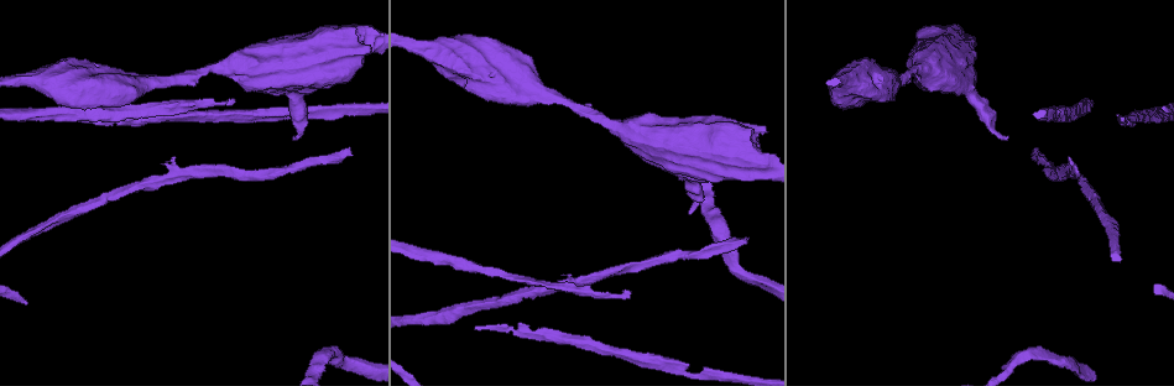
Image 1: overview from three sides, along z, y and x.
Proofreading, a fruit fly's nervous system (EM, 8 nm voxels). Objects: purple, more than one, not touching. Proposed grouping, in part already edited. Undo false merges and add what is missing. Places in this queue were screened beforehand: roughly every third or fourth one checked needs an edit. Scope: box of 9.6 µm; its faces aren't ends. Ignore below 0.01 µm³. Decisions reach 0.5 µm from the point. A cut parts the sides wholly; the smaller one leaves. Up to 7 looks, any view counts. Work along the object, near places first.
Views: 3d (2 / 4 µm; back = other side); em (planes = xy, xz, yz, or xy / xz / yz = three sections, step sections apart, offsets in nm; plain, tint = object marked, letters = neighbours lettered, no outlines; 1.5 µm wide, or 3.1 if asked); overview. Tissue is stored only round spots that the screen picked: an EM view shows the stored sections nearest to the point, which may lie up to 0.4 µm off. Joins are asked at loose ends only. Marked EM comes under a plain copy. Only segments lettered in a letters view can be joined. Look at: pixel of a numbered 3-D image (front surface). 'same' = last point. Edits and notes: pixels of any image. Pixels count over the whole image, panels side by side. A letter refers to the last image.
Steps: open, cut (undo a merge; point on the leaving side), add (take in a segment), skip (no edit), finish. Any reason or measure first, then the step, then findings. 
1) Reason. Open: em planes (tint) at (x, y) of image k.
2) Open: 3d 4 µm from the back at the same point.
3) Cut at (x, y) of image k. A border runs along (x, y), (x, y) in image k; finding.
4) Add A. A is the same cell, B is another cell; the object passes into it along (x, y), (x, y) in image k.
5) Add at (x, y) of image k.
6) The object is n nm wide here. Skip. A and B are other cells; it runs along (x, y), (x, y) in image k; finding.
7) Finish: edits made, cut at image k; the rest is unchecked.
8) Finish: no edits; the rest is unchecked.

An open end. Open: em planes (letters) at (234, 98) of image 1.

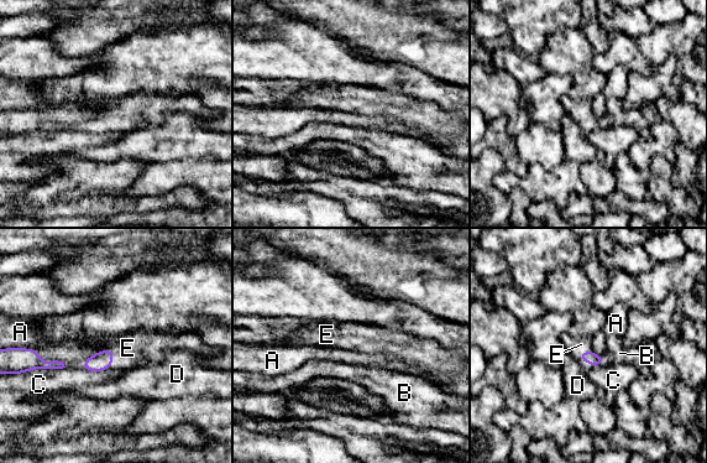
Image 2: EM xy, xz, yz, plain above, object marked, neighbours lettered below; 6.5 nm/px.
Add E. E is the same cell, A, B, C and D are other cells; the object passes into it along (586, 354), (586, 364), (581, 344) in image 2; it goes on there.

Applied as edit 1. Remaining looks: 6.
Open: overview.

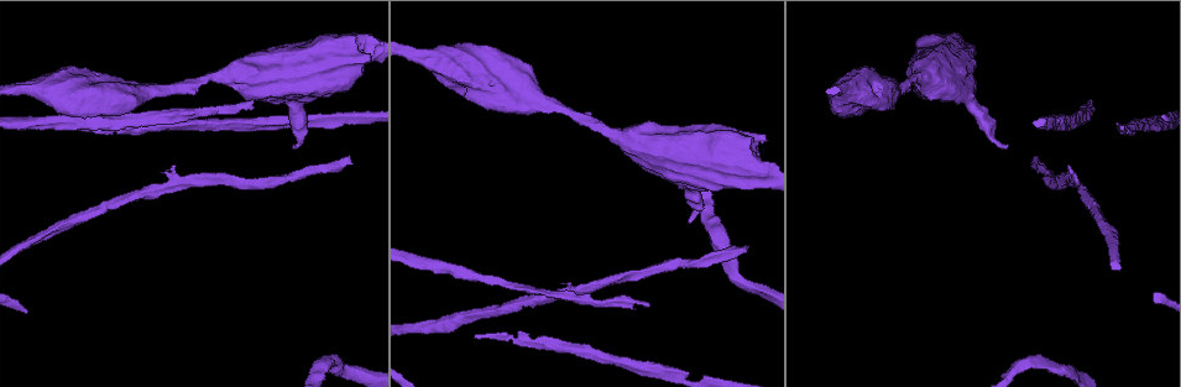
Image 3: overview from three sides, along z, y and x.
Open: em xy step 4 (letters) at (477, 335) of image 3.

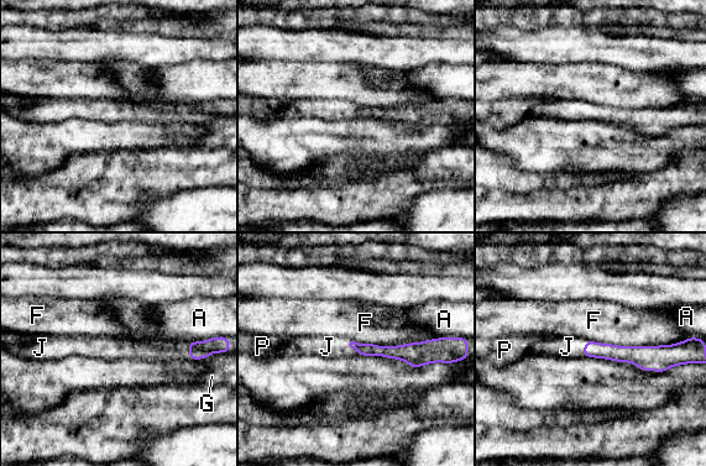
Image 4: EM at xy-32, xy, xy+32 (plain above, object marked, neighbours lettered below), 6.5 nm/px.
Another direction. Open: em planes (letters) at the same point.

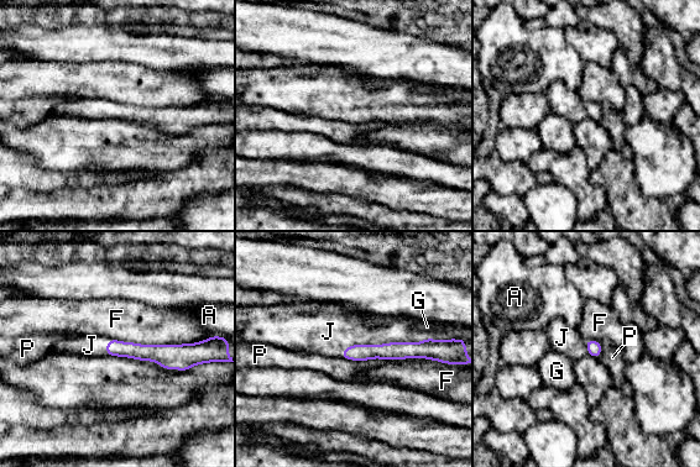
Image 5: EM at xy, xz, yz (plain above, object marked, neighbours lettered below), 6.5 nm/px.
The object is 100 nm wide here. Add J. J is the same cell, A, F, G and P are other cells; the object passes into it along (393, 350), (385, 344), (350, 329) in image 5; the cell continues.

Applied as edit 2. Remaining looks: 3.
Open: overview.

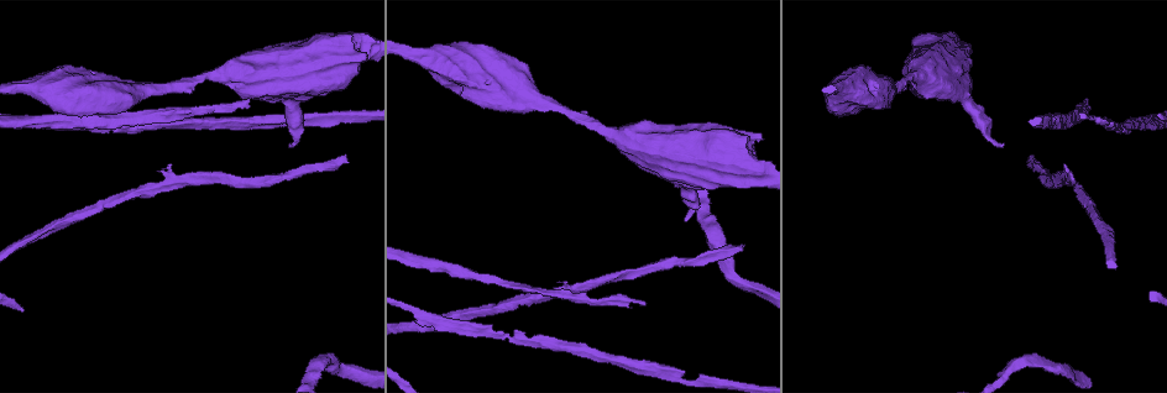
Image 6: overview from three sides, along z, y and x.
An open end. Open: em planes (letters) at (1033, 156) of image 6.

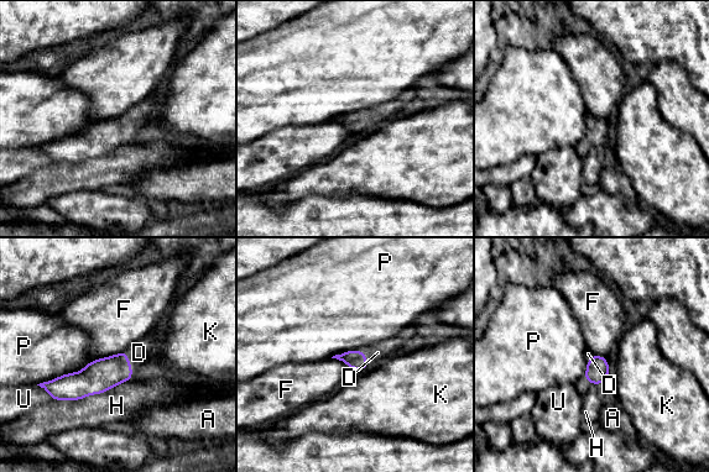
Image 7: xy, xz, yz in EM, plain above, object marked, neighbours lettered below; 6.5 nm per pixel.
The object is 130 nm wide here. Add D. D is the same cell, A, F, H, K, P and U are other cells; the object passes into it along (356, 360), (364, 355), (378, 352) in image 7; the cell continues.

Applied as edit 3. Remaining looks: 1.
Finish: edits made, add at image 2, add at image 5, add at image 7; the rest is unchecked.

